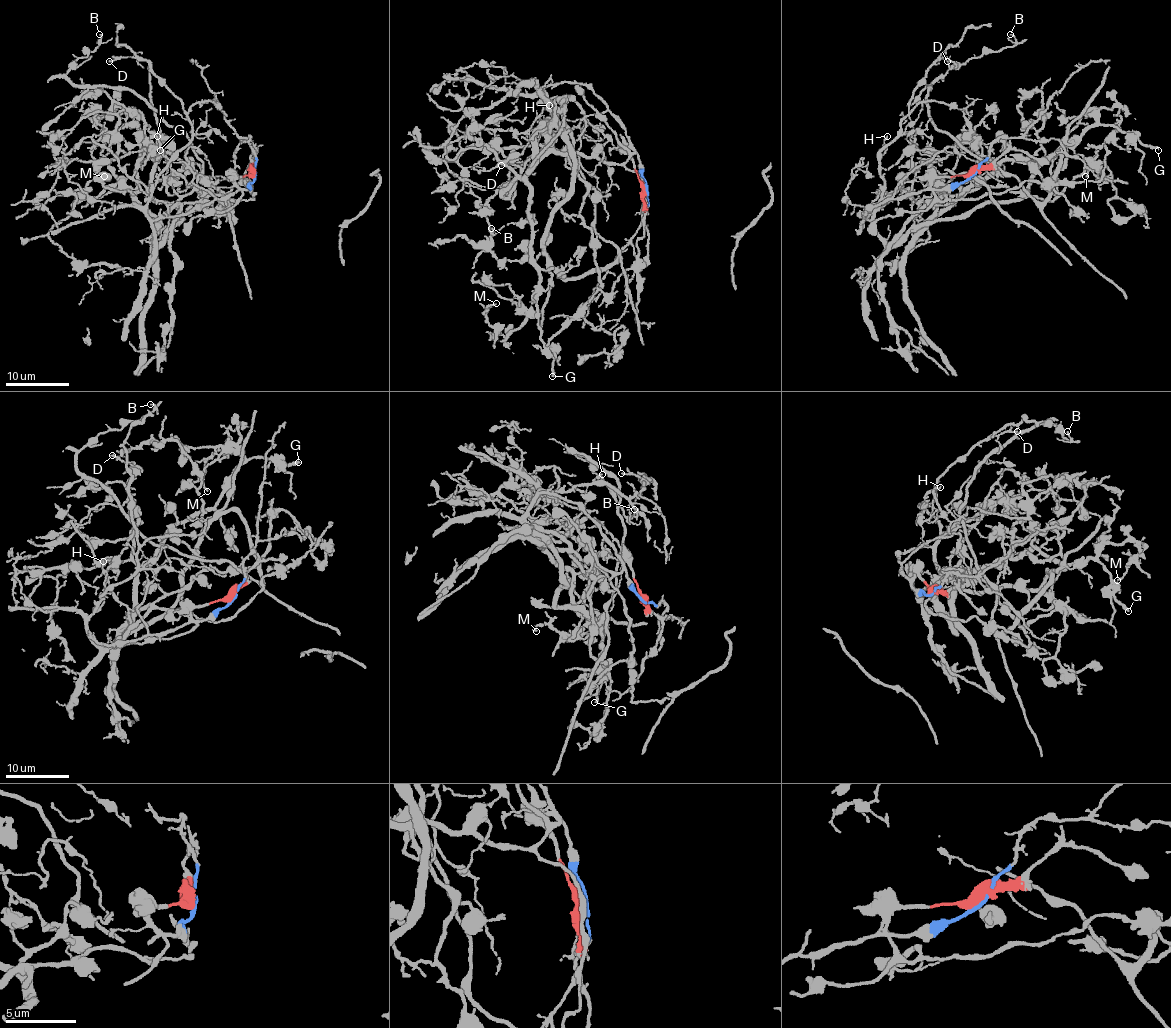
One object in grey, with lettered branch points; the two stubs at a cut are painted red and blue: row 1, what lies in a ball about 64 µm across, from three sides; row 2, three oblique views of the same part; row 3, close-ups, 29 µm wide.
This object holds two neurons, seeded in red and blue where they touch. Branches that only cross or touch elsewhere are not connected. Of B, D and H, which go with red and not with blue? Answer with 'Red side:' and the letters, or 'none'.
Red side: none

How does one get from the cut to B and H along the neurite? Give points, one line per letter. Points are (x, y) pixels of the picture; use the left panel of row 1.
B: (254, 177), (155, 241), (182, 219), (152, 197), (163, 156), (226, 197), (129, 90), (66, 76), (100, 35)
H: (254, 177), (246, 189), (155, 219), (147, 215), (147, 202), (169, 161), (156, 136)

